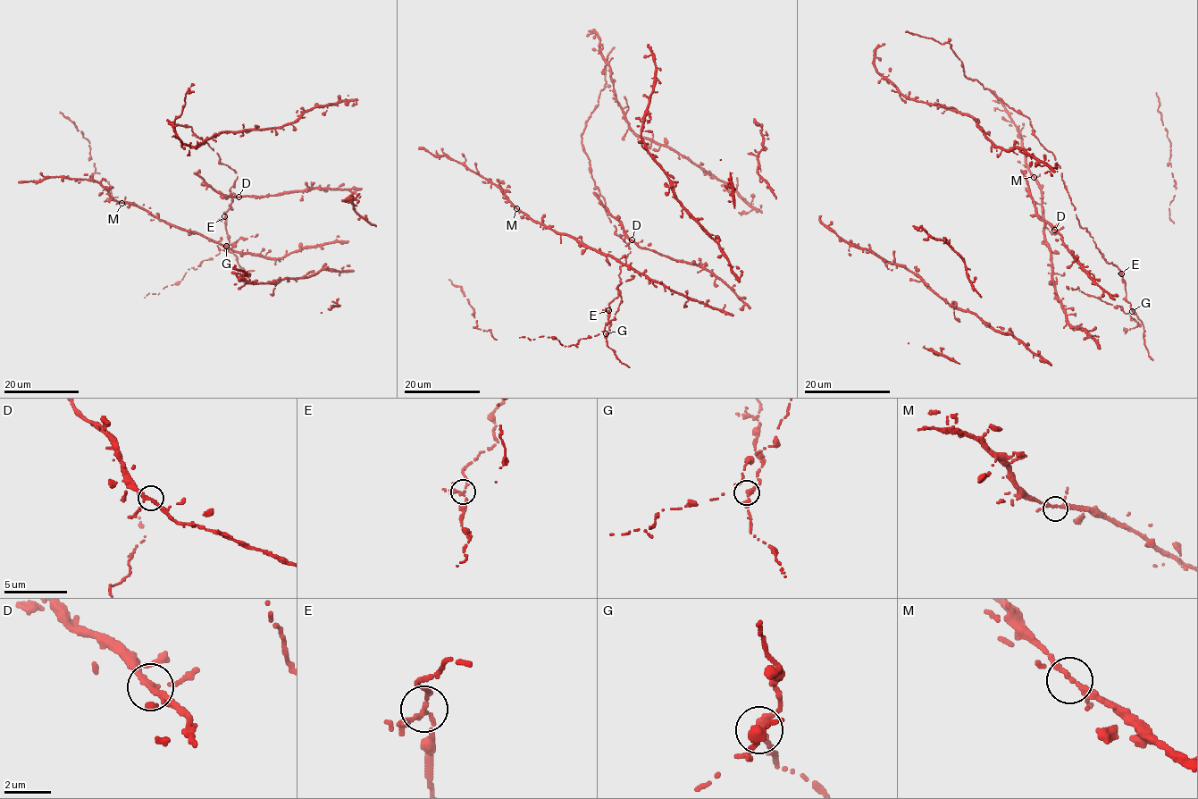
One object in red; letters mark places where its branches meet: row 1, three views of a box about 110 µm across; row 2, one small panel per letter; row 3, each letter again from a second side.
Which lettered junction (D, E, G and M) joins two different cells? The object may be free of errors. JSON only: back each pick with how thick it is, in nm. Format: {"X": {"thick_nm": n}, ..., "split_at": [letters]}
{"split_at": []}

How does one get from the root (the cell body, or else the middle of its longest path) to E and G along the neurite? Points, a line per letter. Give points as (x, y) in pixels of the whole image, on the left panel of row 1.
E: (227, 233), (225, 217)
G: (227, 233), (230, 243), (226, 246)

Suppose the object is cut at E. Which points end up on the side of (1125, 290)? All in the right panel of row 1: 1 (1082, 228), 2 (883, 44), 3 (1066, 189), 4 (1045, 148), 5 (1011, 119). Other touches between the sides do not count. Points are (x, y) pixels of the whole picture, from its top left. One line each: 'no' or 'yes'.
1: no
2: yes
3: no
4: no
5: yes

